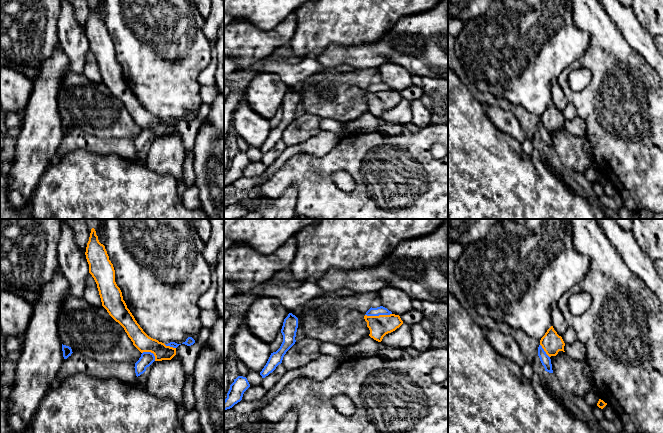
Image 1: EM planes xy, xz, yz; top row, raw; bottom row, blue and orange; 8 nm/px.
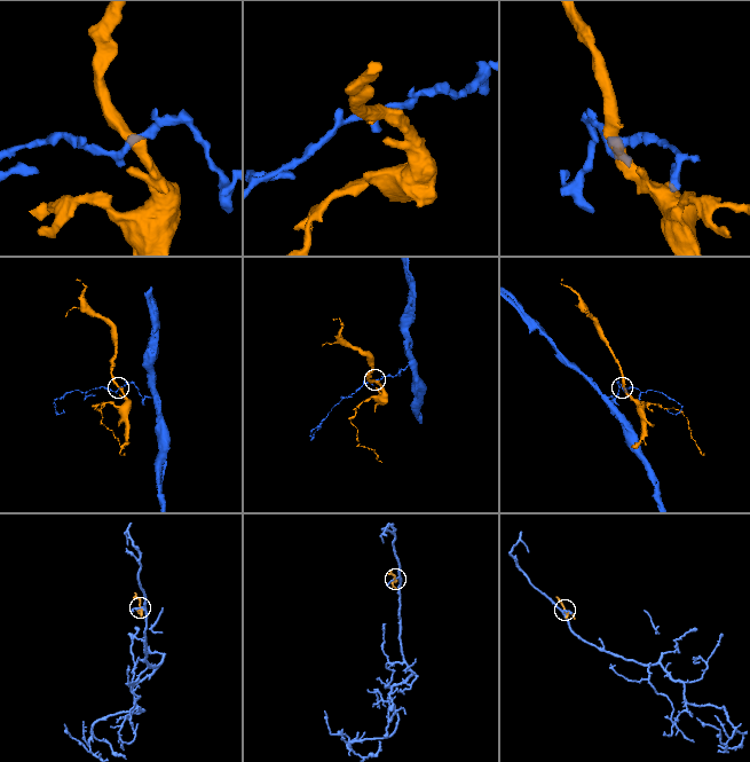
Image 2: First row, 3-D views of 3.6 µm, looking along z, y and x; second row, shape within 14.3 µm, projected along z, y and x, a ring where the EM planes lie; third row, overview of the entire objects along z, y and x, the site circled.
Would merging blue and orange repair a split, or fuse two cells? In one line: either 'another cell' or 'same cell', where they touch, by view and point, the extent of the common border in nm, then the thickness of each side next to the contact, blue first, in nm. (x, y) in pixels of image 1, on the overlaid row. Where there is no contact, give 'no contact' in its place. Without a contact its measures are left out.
another cell | xz (378, 315) | 220 nm | 70/170 nm

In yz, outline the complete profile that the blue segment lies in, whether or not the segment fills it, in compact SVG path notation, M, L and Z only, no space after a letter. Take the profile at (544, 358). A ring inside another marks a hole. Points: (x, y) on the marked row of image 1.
M539 345L539 347L538 347L538 356L540 358L542 365L545 368L545 371L547 371L549 373L553 373L551 359L546 354L546 352L544 351L544 349L542 348L541 345Z

